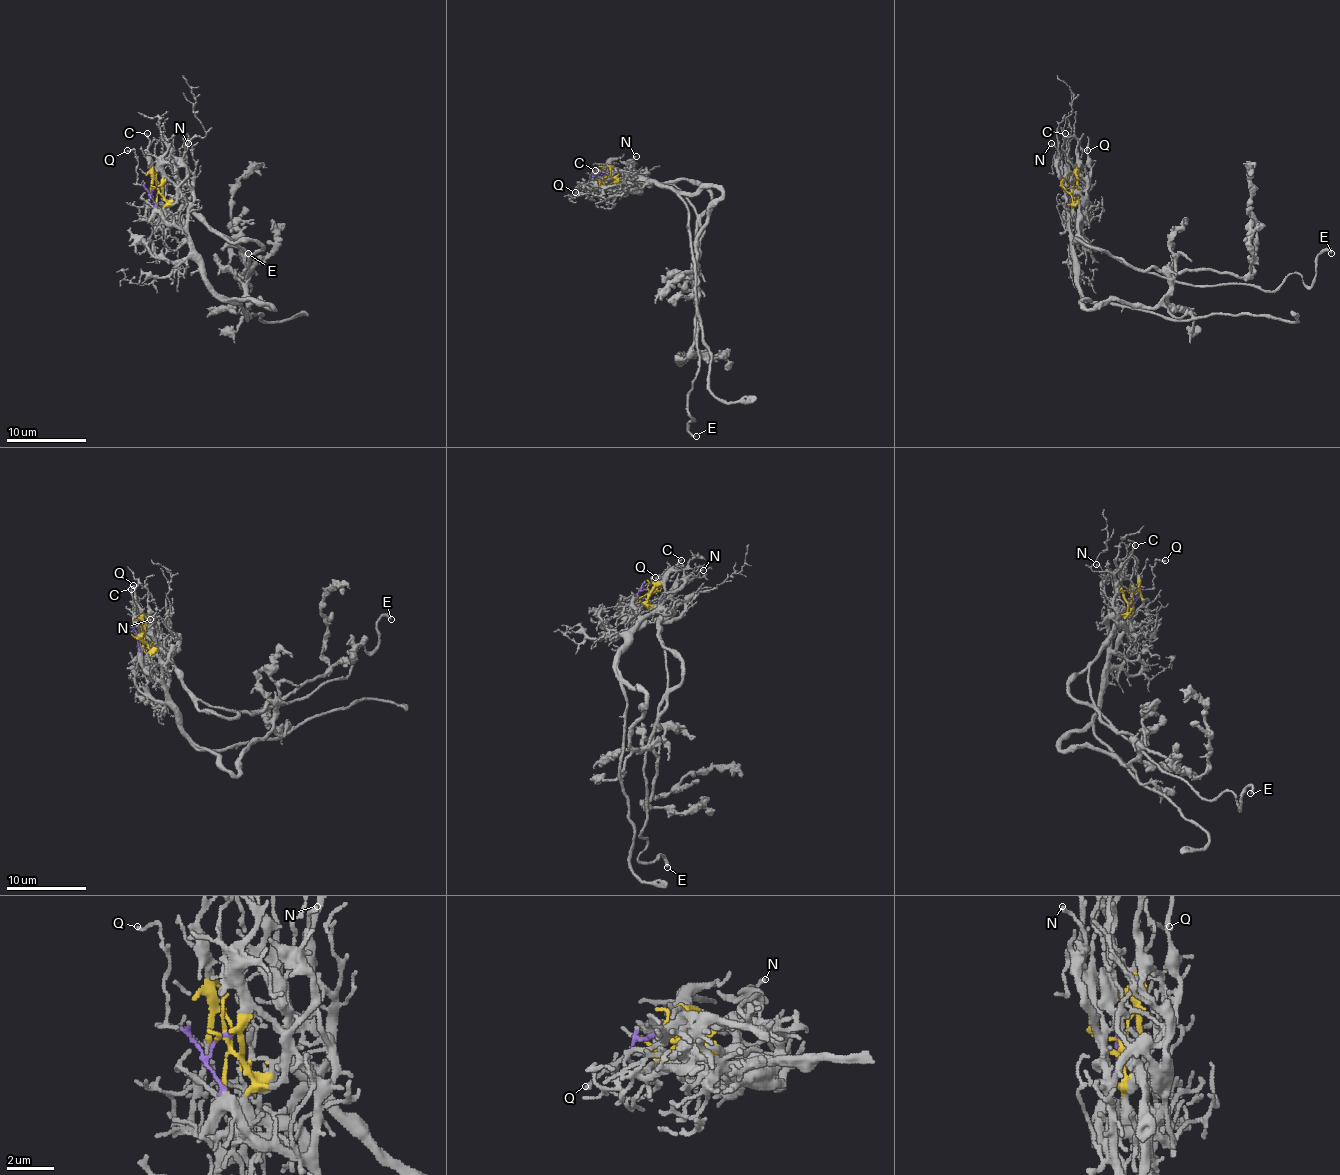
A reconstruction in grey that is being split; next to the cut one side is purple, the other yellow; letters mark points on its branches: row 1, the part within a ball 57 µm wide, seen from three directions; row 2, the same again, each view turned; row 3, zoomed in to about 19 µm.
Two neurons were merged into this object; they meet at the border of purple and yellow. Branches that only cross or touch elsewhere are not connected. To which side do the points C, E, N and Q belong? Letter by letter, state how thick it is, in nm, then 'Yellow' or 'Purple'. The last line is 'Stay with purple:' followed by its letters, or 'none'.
C: Thickness 130 nm. Yellow
E: Thickness 260 nm. Yellow
N: Thickness 120 nm. Yellow
Q: Thickness 130 nm. Purple
Stay with purple: Q

